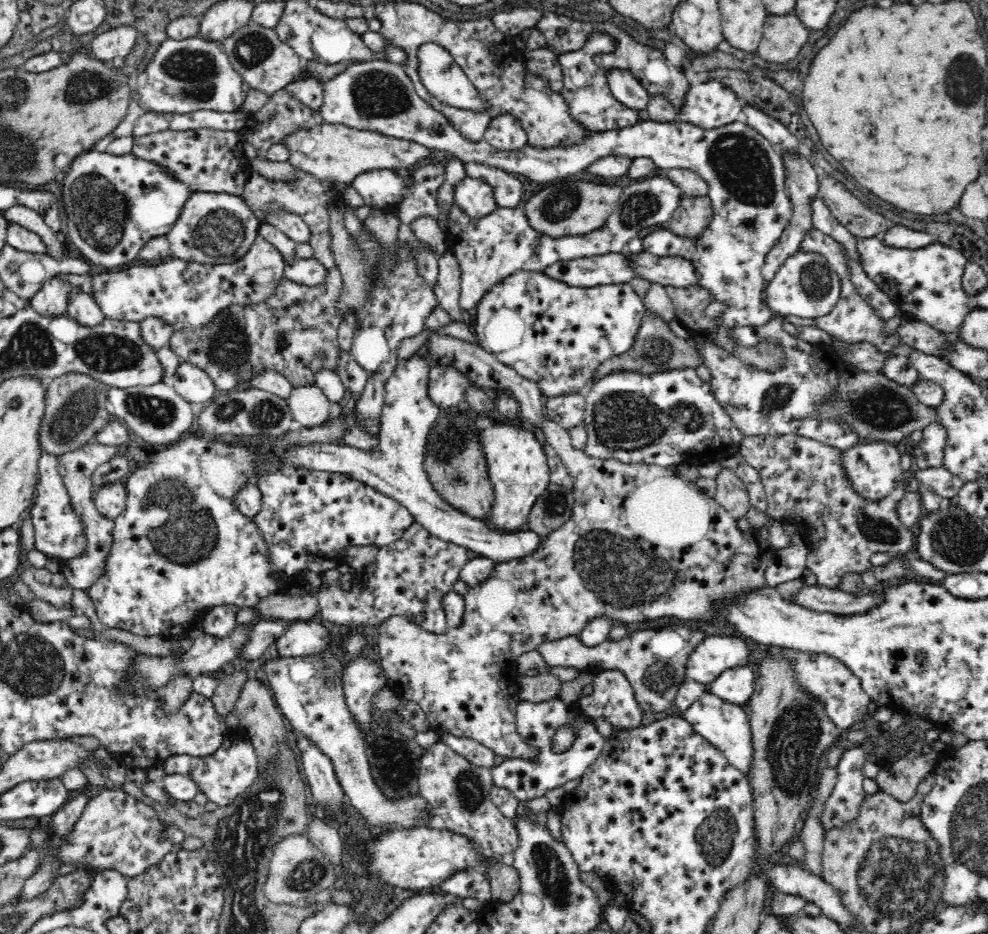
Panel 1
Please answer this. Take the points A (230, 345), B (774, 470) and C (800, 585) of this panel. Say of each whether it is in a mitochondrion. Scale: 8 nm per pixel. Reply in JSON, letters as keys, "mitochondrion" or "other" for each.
{"A":"mitochondrion","B":"other","C":"other"}

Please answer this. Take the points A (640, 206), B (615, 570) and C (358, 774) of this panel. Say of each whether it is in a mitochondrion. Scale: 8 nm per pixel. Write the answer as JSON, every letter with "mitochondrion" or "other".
{"A":"mitochondrion","B":"mitochondrion","C":"mitochondrion"}

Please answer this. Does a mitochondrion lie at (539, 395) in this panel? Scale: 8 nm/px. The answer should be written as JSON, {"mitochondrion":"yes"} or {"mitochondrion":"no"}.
{"mitochondrion":"no"}

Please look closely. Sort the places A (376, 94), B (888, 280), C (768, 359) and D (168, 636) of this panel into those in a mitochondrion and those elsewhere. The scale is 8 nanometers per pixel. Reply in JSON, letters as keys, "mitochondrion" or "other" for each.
{"A":"mitochondrion","B":"mitochondrion","C":"mitochondrion","D":"other"}

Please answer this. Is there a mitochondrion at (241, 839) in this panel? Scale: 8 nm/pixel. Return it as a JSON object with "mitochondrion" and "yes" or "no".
{"mitochondrion":"yes"}

